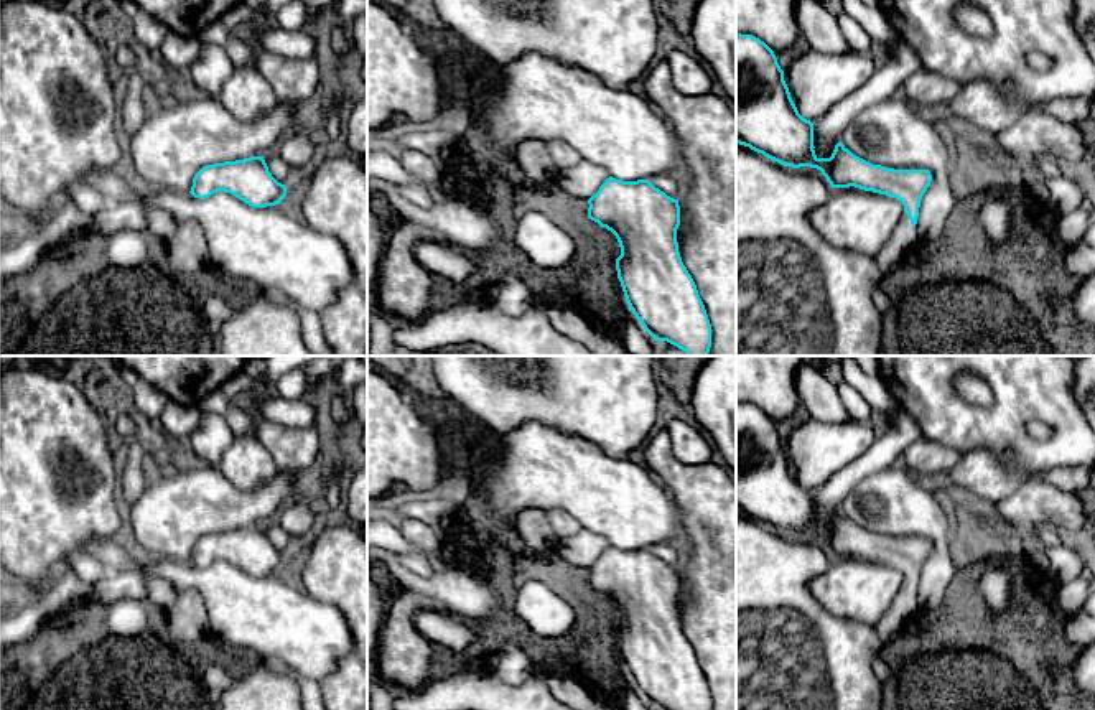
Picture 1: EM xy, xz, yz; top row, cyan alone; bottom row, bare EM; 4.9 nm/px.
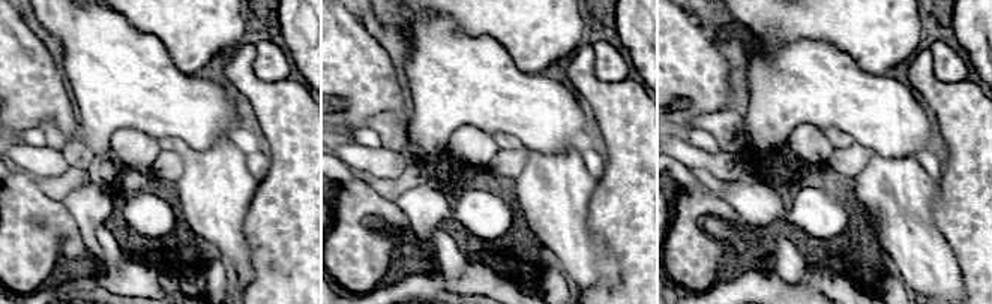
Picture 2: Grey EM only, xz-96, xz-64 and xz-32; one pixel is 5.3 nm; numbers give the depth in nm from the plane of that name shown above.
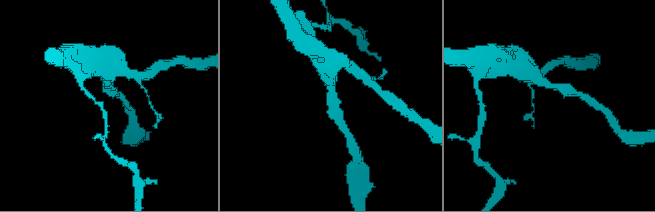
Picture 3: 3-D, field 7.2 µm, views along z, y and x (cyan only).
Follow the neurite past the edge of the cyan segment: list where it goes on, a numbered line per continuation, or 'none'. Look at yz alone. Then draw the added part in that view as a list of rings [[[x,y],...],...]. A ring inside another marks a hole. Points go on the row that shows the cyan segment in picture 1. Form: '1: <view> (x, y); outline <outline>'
1: yz (899, 249); outline [[[904,213],[894,234],[873,257],[883,275],[899,270],[916,255],[916,234],[909,216]]]

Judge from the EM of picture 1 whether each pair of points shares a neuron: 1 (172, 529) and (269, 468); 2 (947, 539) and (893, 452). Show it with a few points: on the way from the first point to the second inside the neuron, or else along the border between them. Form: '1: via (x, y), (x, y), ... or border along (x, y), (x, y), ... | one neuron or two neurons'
1: border along (218, 467), (242, 490), (256, 490), (274, 476) | two neurons
2: border along (899, 462), (863, 476) | two neurons

